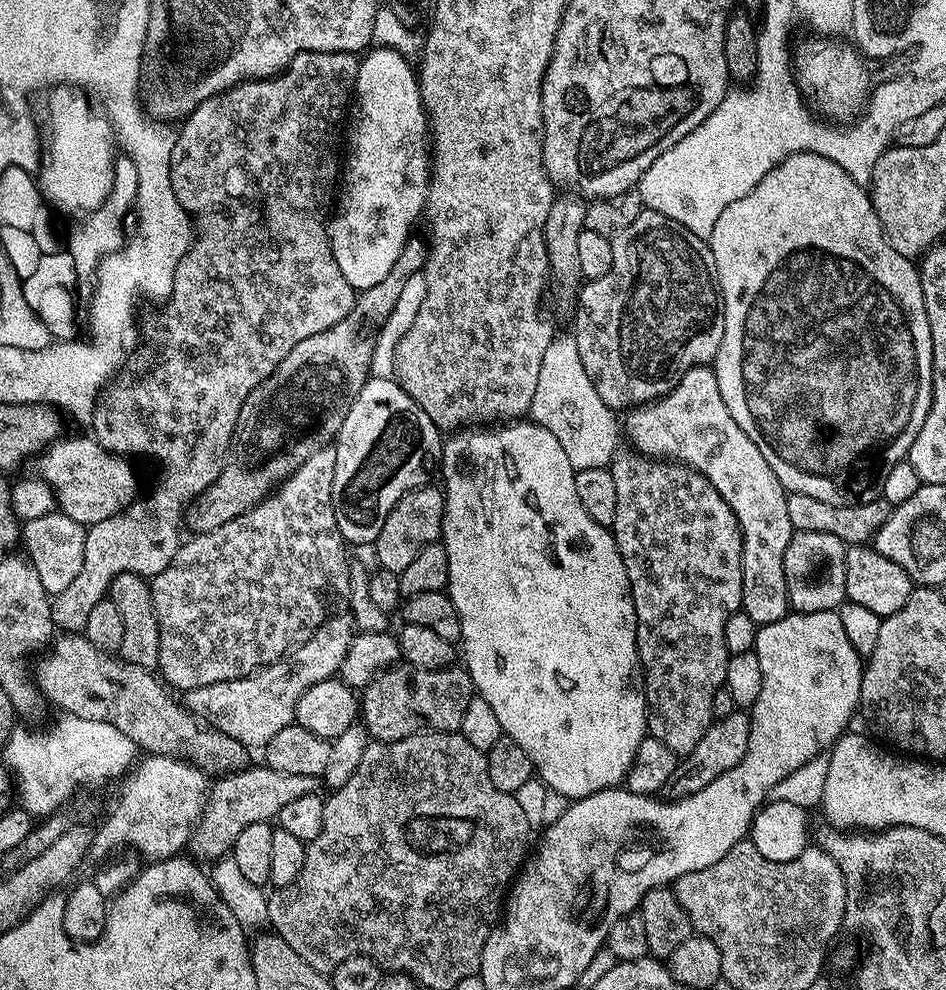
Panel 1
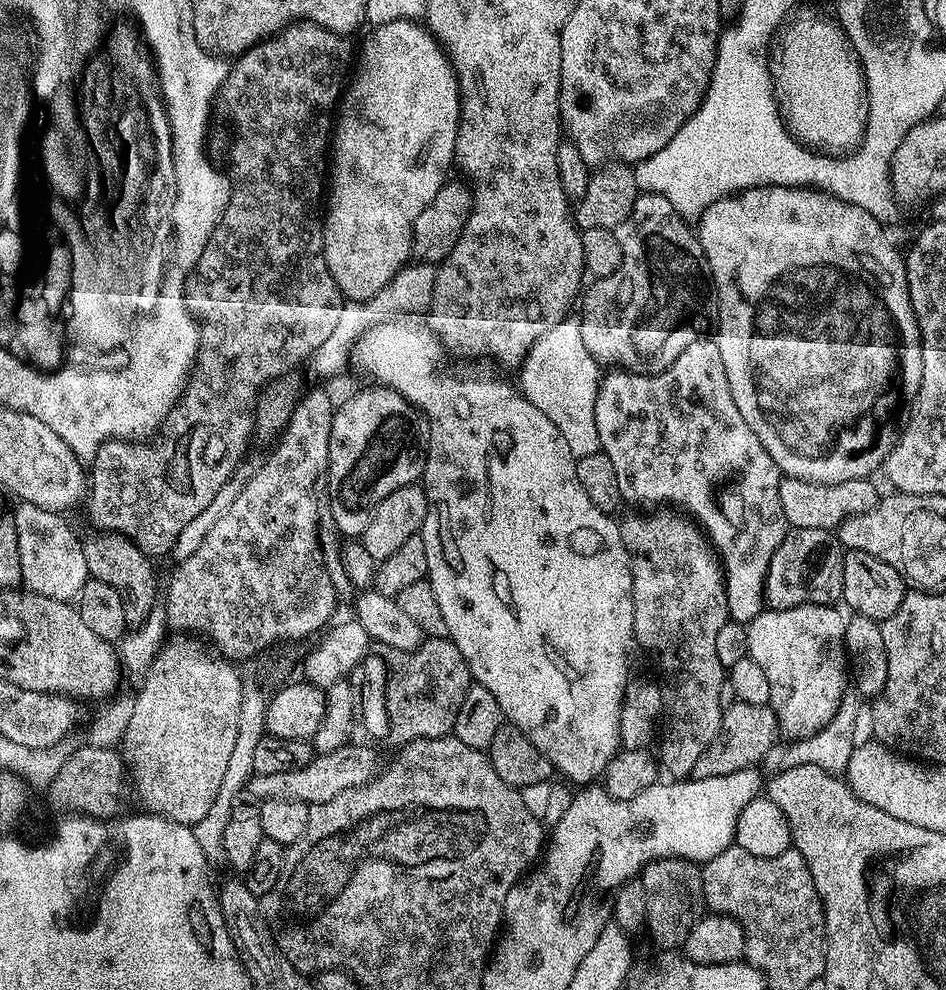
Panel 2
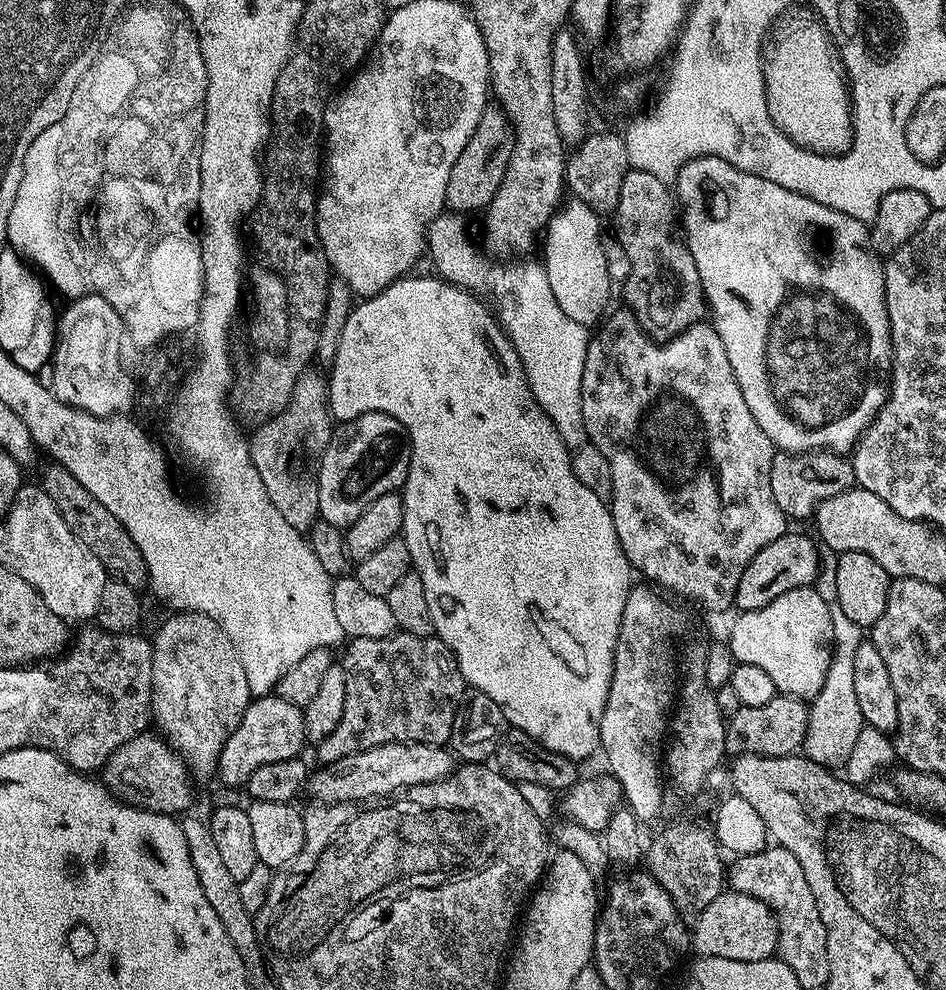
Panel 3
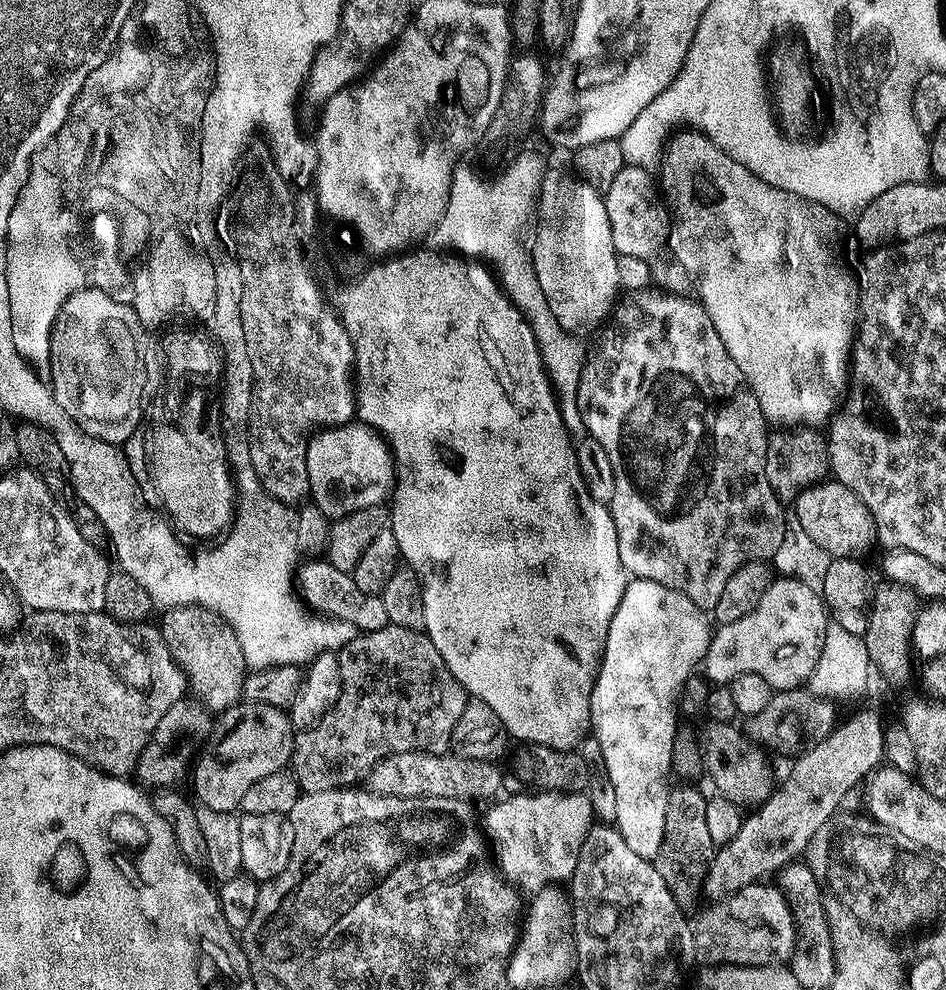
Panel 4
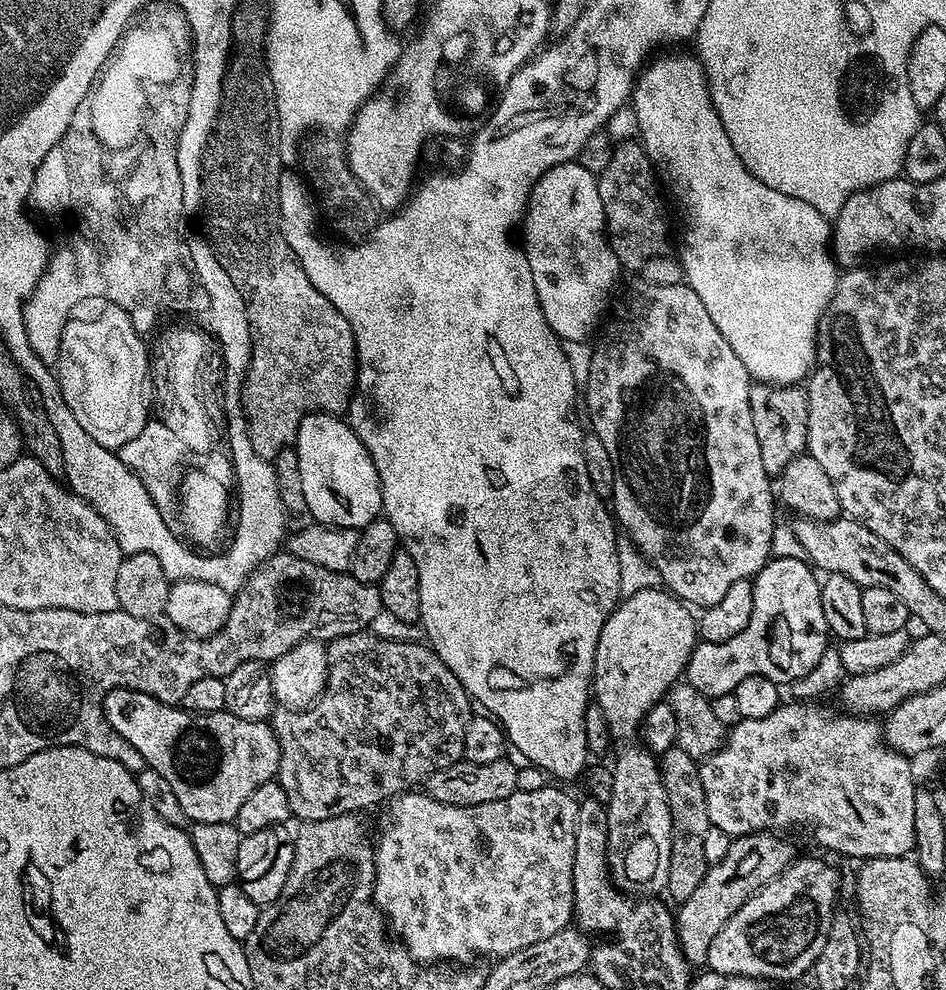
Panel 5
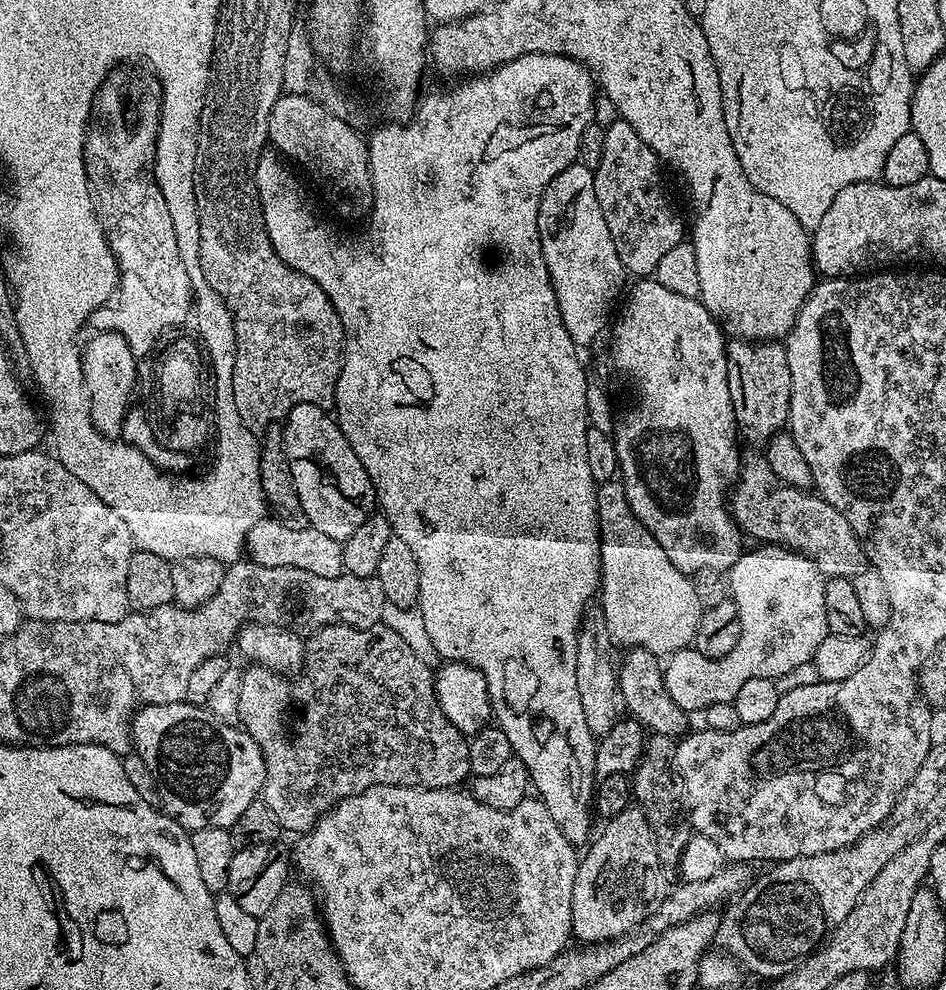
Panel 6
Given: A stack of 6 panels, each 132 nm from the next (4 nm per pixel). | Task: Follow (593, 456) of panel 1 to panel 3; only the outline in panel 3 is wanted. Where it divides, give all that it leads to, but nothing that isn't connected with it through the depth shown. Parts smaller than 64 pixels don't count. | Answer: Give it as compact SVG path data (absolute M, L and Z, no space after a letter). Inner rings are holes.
M441 214L428 225L426 252L429 257L432 255L439 279L466 288L473 294L489 292L496 299L495 311L500 327L522 362L524 376L538 406L548 415L550 422L554 422L562 442L569 449L580 448L589 443L582 418L582 376L588 354L589 329L562 314L562 306L554 302L543 263L534 264L528 258L523 262L509 263L512 264L509 268L499 268L496 265L499 263L485 255L481 245L477 241L476 245L468 237L464 220L460 214Z

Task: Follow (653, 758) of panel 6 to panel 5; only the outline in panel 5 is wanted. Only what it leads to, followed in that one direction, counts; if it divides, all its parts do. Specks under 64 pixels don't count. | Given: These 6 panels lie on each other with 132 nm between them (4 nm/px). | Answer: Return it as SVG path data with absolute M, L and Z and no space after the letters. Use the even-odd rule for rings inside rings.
M673 747L659 757L660 778L664 783L664 793L670 806L672 819L672 837L670 838L670 870L668 871L667 895L672 895L676 902L690 898L694 889L702 886L709 865L703 853L706 830L709 828L706 814L706 794L702 790L700 765L686 750Z

